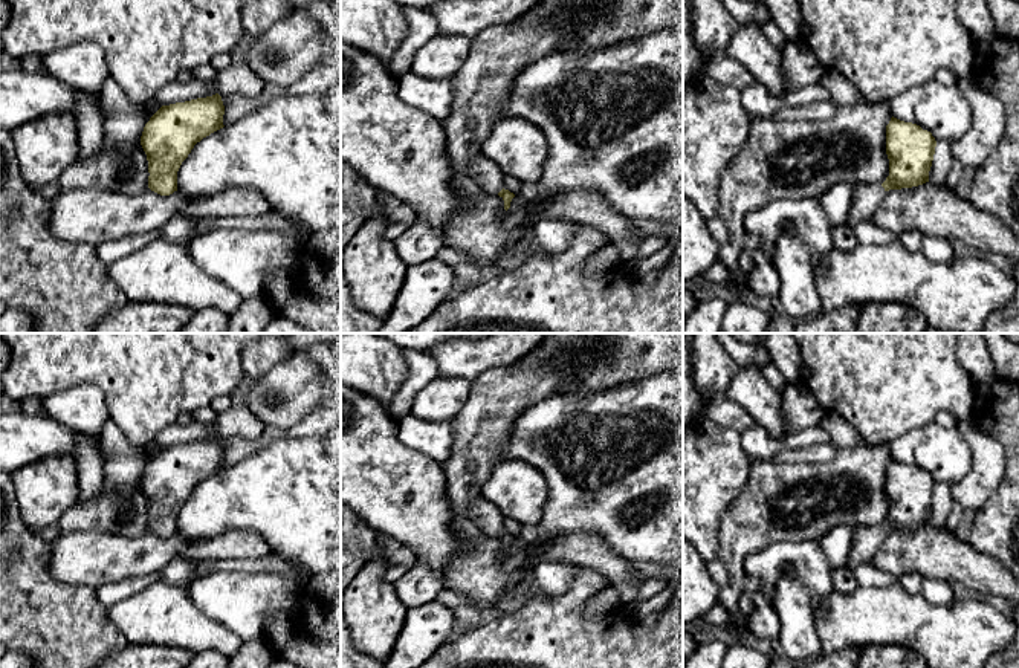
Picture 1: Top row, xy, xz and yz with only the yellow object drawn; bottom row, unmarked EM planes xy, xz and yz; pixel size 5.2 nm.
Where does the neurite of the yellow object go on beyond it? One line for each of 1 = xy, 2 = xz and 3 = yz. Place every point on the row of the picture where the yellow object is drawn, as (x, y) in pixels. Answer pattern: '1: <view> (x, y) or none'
1: none
2: xz (488, 175)
3: yz (866, 199)

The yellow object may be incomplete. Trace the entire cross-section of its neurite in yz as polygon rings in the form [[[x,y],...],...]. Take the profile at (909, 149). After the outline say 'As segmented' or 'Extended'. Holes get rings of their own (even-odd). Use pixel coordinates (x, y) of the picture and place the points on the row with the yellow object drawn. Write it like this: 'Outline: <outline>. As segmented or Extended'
Outline: [[[891,118],[886,125],[886,154],[889,176],[883,183],[859,183],[854,186],[848,225],[872,220],[889,190],[912,188],[929,182],[929,171],[937,141],[920,125]]]. Extended

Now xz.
Outline: [[[478,156],[471,162],[469,173],[486,193],[498,194],[504,200],[506,211],[510,208],[515,194],[503,188],[504,173],[497,164],[486,156]]]. Extended

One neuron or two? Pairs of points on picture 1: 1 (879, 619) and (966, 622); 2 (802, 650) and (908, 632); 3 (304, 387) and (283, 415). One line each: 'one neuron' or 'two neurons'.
1: one neuron
2: two neurons
3: one neuron

